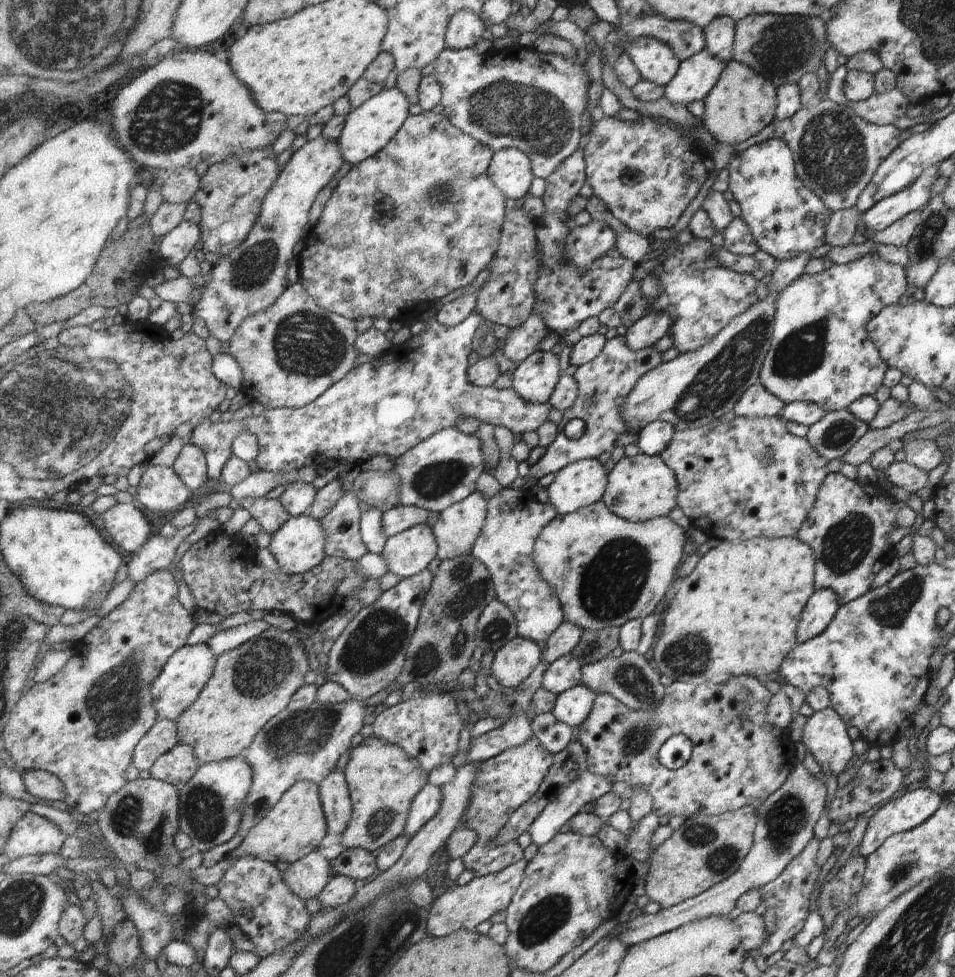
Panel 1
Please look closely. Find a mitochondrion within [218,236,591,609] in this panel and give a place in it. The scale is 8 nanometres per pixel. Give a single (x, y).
(308, 344)

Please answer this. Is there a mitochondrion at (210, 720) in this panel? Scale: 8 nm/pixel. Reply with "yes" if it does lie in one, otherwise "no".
no

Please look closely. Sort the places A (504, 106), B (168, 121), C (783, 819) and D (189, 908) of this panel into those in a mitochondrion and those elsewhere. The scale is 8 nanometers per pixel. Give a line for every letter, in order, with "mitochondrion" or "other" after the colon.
A: mitochondrion
B: mitochondrion
C: mitochondrion
D: mitochondrion

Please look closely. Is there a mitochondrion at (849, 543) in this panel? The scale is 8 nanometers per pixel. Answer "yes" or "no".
yes

